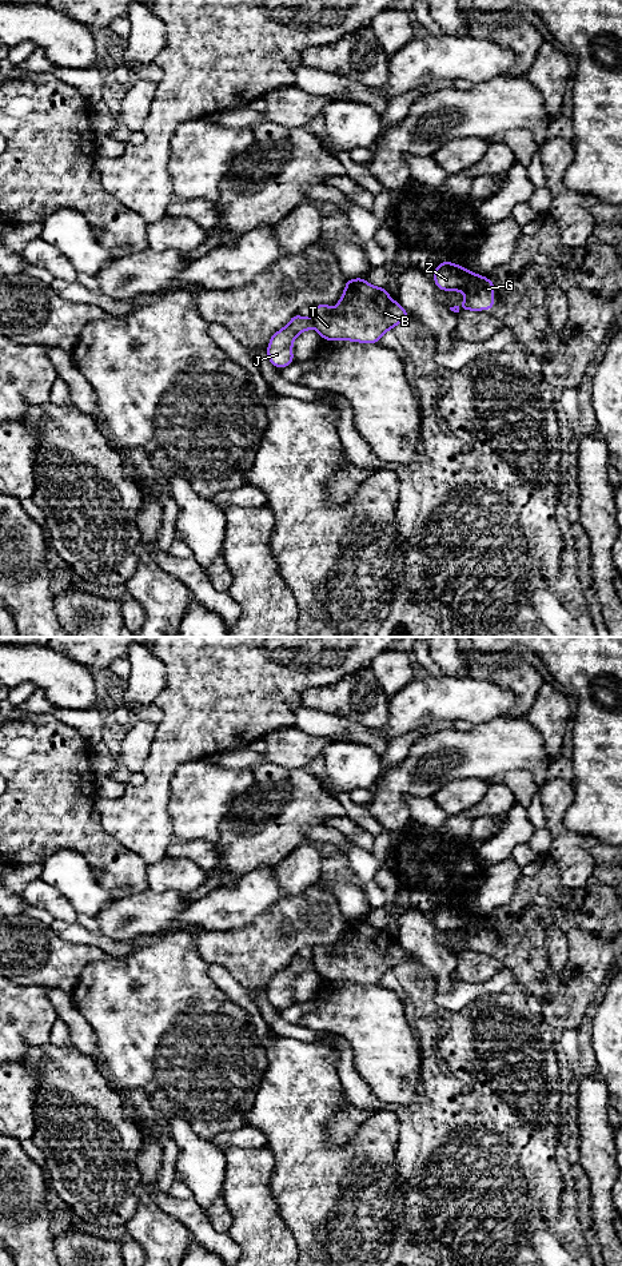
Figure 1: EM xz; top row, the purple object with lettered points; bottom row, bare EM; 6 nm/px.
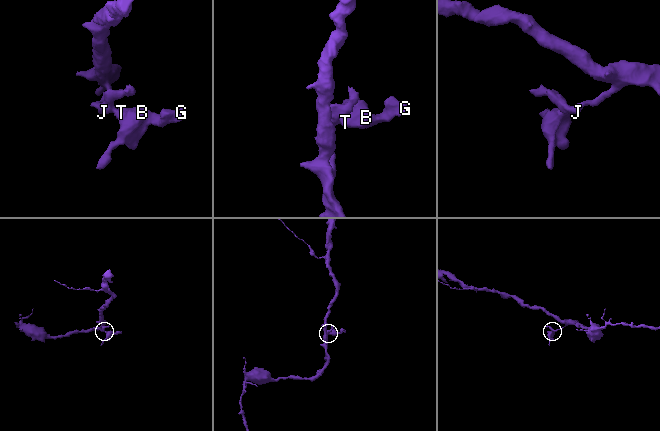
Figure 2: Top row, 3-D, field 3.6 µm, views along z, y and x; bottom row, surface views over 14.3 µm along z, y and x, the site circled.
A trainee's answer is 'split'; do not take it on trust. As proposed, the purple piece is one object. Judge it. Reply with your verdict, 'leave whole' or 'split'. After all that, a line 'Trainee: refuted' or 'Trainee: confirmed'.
split
Trainee: confirmed

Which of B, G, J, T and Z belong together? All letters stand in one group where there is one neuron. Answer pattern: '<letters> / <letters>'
B G T Z / J

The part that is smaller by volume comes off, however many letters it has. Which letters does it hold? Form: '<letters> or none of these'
B, G, T, Z

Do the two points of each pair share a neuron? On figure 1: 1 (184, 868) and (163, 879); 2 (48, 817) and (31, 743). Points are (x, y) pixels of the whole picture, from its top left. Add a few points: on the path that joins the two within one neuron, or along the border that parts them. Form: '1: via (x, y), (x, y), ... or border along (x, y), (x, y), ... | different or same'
1: via (179, 874), (168, 875) | same
2: via (48, 799), (48, 771), (43, 761) | same

